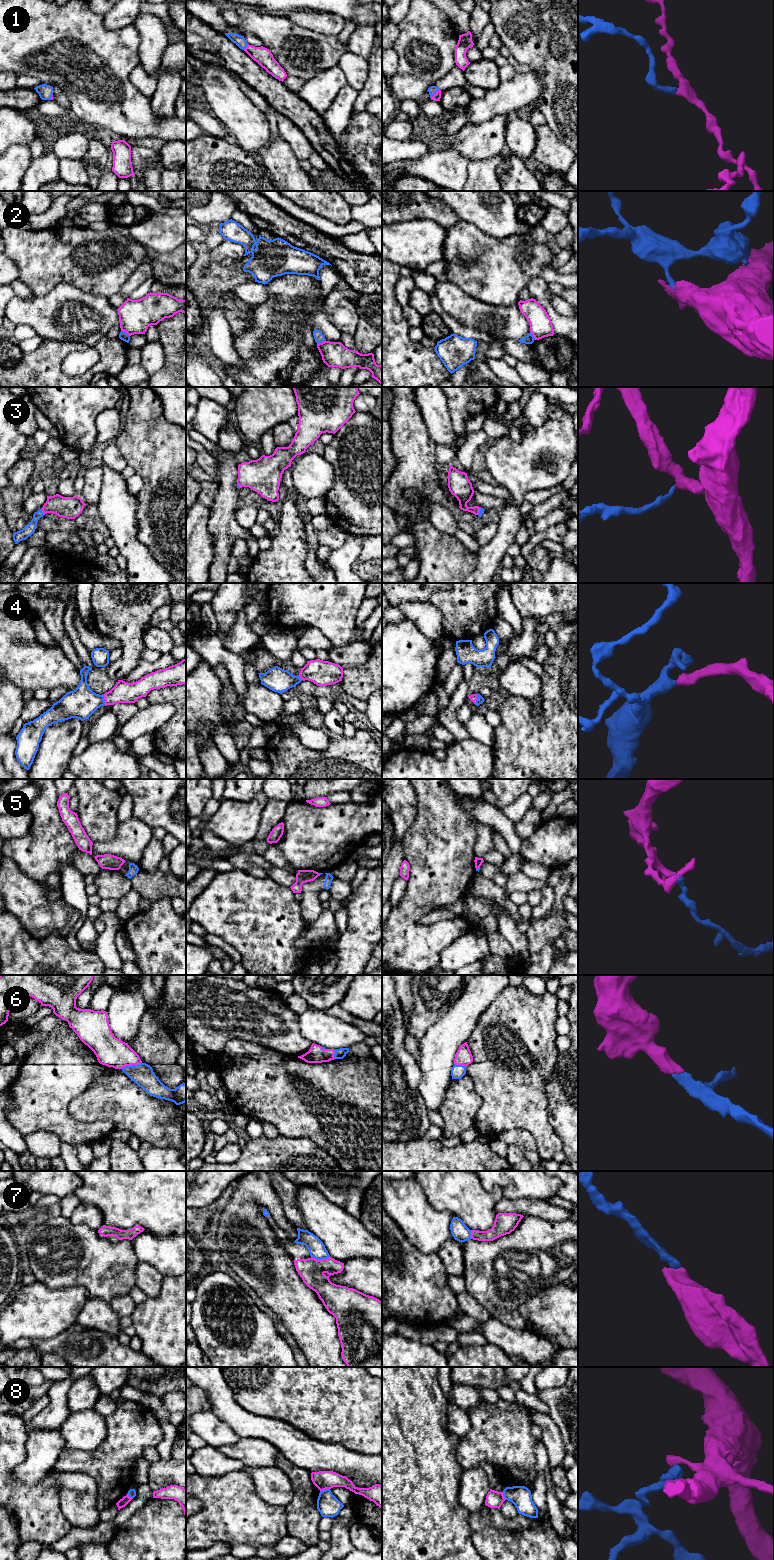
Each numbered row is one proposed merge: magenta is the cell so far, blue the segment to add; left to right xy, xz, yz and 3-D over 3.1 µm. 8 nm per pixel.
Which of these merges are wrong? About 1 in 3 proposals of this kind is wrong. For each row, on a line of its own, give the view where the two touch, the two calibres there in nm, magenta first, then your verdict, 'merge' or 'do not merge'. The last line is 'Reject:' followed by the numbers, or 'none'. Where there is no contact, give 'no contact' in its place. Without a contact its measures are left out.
1: meets magenta in yz; 60 nm thick on the magenta side, 70 nm on the other; merge
2: meets magenta in xy; 280 nm thick on the magenta side, 70 nm on the other; do not merge
3: meets magenta in xy; 180 nm thick on the magenta side, 90 nm on the other; merge
4: meets magenta in xy; 180 nm thick on the magenta side, 240 nm on the other; merge
5: meets magenta in yz; 60 nm thick on the magenta side, 20 nm on the other; do not merge
6: meets magenta in xy; 240 nm thick on the magenta side, 180 nm on the other; merge
7: meets magenta in xz; 200 nm thick on the magenta side, 140 nm on the other; merge
8: meets magenta in xz; 150 nm thick on the magenta side, 180 nm on the other; do not merge
Reject: 2, 5, 8

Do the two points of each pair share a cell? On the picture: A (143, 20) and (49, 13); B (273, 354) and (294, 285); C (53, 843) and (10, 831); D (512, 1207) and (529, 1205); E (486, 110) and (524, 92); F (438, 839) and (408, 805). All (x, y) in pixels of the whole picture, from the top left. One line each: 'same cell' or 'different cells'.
A: different cells
B: same cell
C: different cells
D: same cell
E: same cell
F: different cells

